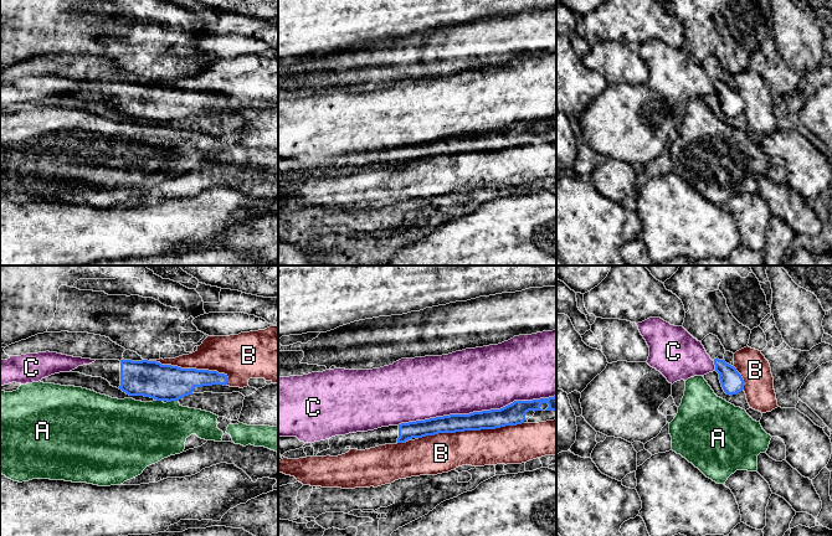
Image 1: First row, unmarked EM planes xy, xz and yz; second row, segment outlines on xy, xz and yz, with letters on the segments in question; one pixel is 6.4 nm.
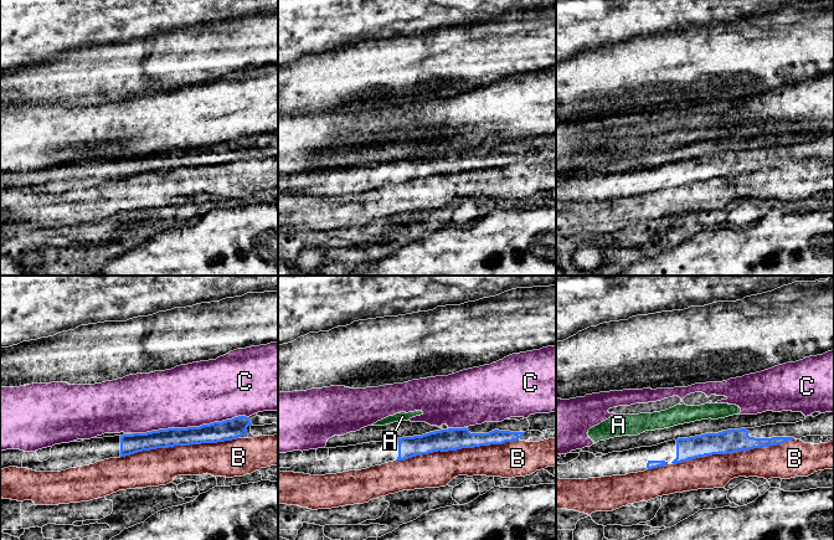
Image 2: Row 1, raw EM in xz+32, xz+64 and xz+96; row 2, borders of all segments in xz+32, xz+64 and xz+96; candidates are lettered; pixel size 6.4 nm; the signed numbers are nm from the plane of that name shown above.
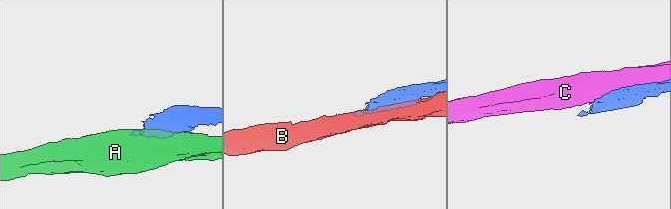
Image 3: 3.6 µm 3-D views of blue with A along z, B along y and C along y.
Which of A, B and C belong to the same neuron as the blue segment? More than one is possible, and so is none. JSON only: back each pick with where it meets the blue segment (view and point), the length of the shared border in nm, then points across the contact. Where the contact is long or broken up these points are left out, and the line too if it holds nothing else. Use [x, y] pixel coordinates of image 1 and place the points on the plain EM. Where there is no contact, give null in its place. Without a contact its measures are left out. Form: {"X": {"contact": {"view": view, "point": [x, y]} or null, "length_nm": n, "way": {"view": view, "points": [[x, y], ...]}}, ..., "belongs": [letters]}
{"belongs": []}

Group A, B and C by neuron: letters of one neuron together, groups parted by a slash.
A / B / C

